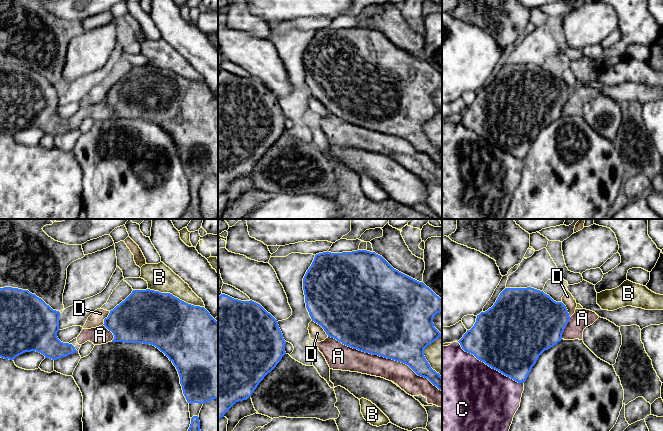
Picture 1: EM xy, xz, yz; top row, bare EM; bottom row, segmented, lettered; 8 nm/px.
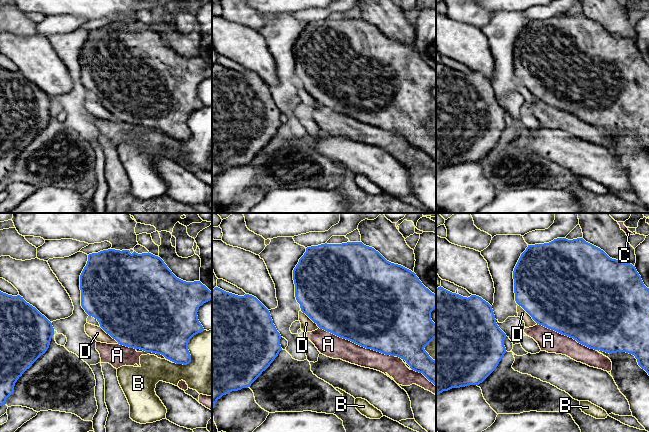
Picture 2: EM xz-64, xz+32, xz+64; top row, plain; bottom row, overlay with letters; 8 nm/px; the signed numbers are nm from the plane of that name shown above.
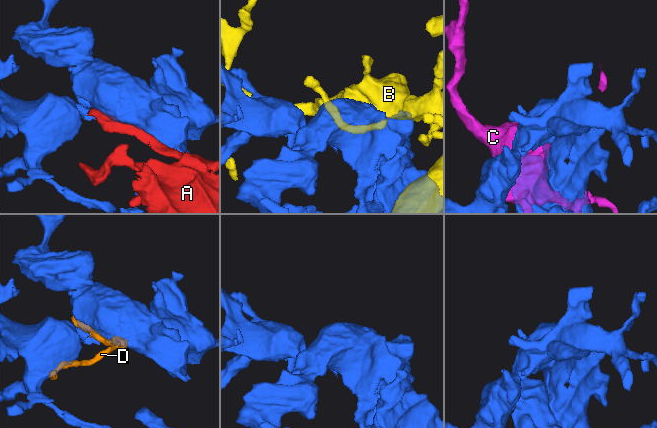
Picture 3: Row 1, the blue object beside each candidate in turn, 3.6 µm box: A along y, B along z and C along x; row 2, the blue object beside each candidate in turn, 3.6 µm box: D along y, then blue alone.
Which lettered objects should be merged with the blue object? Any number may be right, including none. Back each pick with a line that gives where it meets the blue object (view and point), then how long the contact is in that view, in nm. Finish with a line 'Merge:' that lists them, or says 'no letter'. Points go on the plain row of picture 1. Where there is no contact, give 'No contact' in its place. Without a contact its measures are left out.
A: Touches blue at xz (385, 133). Shared border 1000 nm
Merge: A

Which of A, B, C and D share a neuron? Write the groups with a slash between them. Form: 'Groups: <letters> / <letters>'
Groups: A / B / C / D

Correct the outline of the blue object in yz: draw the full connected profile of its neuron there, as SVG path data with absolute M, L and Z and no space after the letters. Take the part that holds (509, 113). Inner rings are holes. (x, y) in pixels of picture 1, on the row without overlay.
M531 63L505 64L491 84L477 91L474 102L467 106L458 118L465 128L473 130L492 145L518 159L524 159L532 143L545 126L550 125L562 115L582 116L584 105L592 101L598 94L599 92L595 88L586 85L576 85L570 93L562 78L556 78L543 67Z

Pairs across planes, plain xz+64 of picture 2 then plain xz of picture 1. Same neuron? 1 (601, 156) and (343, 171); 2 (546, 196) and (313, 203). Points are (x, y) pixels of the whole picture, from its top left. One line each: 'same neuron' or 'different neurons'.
1: different neurons
2: same neuron

